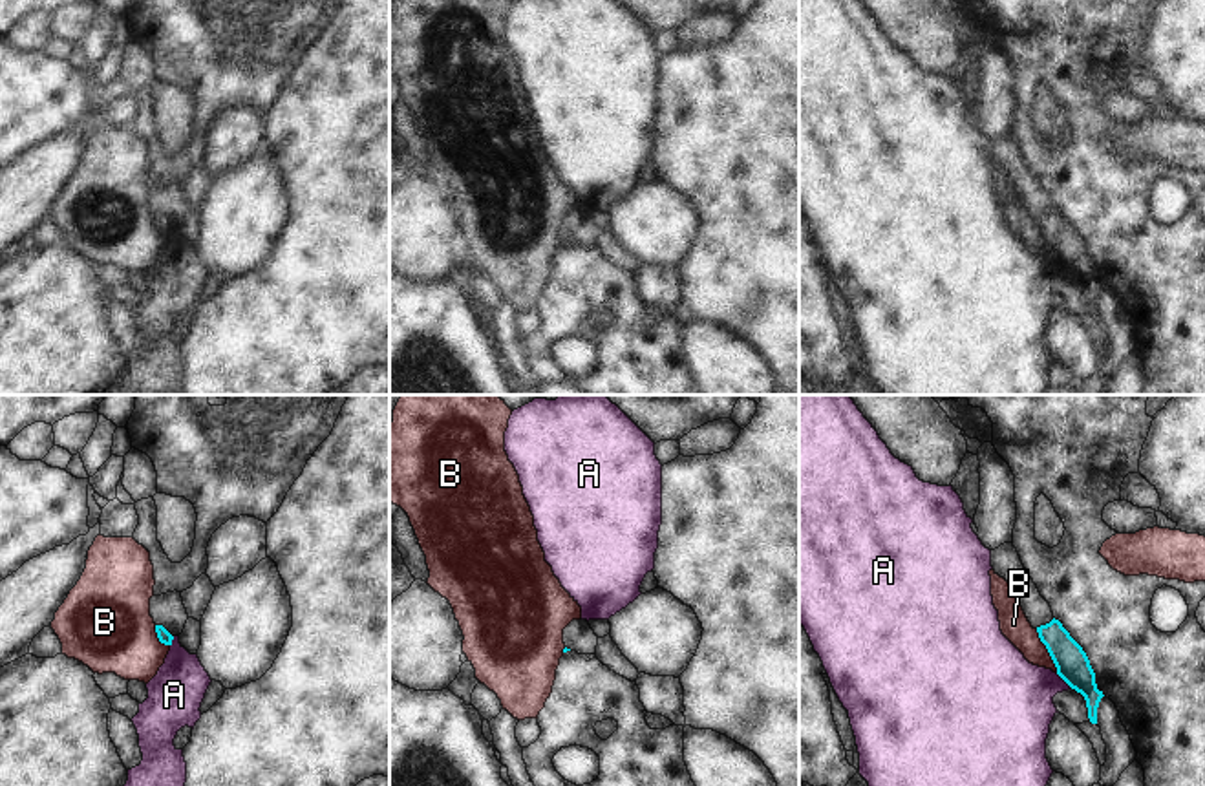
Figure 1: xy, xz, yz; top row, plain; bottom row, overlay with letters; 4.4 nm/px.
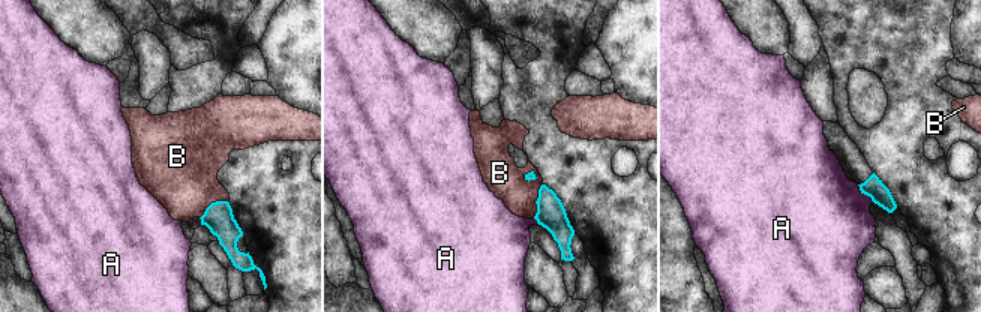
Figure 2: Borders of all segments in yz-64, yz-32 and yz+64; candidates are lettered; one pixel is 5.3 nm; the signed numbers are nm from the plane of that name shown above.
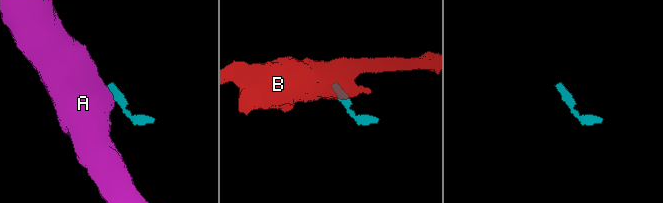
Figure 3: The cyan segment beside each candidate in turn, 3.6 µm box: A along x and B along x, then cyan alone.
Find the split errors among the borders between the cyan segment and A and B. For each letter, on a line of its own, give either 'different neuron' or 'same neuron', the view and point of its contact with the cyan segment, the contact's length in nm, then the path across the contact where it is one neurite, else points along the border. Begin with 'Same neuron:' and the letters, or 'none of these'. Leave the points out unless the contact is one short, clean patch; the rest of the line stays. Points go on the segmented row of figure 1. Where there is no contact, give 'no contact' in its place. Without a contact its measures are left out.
Same neuron: none of these
A: different neuron; contact yz (1065, 680); length 100 nm; border yz (1055, 673), (1072, 688)
B: different neuron; contact yz (1048, 651); length 220 nm; border yz (1035, 629), (1057, 671)

